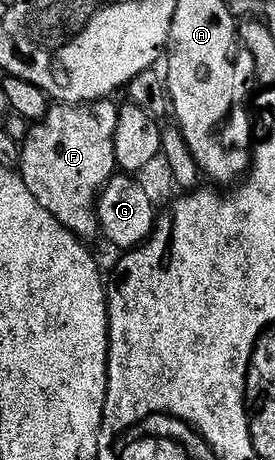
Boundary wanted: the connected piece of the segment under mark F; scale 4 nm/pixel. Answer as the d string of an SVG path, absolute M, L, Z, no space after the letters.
M101 100L87 104L56 104L44 118L29 129L28 138L20 147L18 173L24 179L26 188L71 234L81 240L100 234L100 212L98 203L100 192L117 173L115 160L115 129L118 127L120 106L112 100Z

